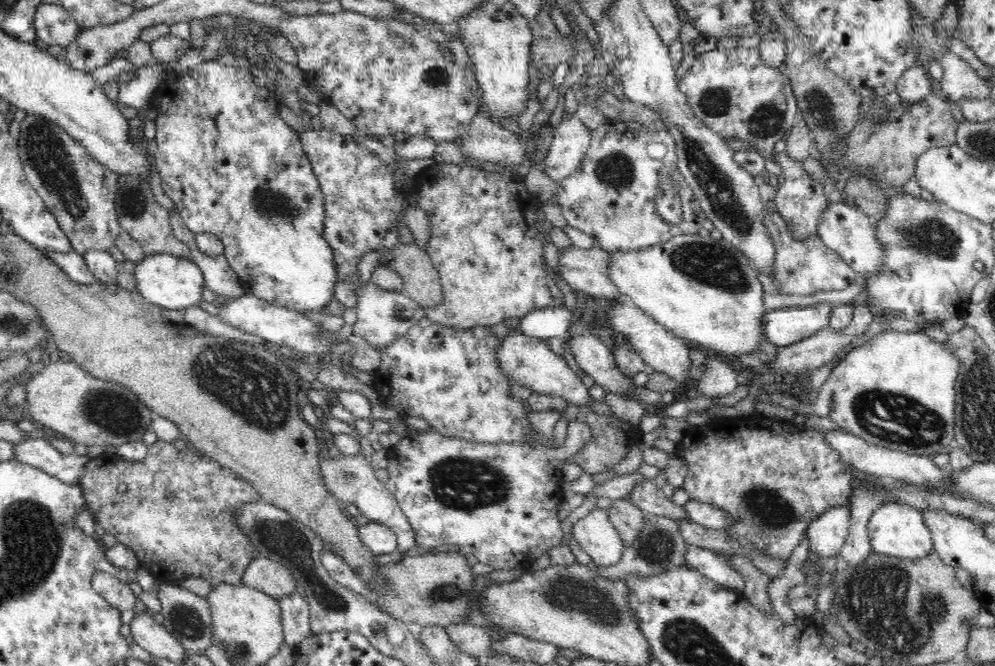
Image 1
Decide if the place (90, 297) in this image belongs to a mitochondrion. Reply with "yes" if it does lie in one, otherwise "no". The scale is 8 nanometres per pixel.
no

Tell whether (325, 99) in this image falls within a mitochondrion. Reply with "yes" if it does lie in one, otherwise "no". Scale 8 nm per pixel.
no

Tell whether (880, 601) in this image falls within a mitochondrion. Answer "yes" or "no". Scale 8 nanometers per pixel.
yes

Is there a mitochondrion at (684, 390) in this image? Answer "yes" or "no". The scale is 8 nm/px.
no

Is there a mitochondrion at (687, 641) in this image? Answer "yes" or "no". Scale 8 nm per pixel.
yes

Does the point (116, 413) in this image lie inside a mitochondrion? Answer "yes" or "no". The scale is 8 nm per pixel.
yes

